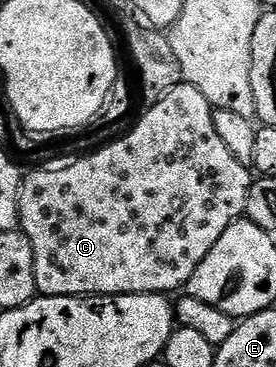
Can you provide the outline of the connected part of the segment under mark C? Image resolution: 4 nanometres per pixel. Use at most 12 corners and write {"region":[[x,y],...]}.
{"region":[[182,81],[19,183],[40,295],[182,291],[248,163]]}

